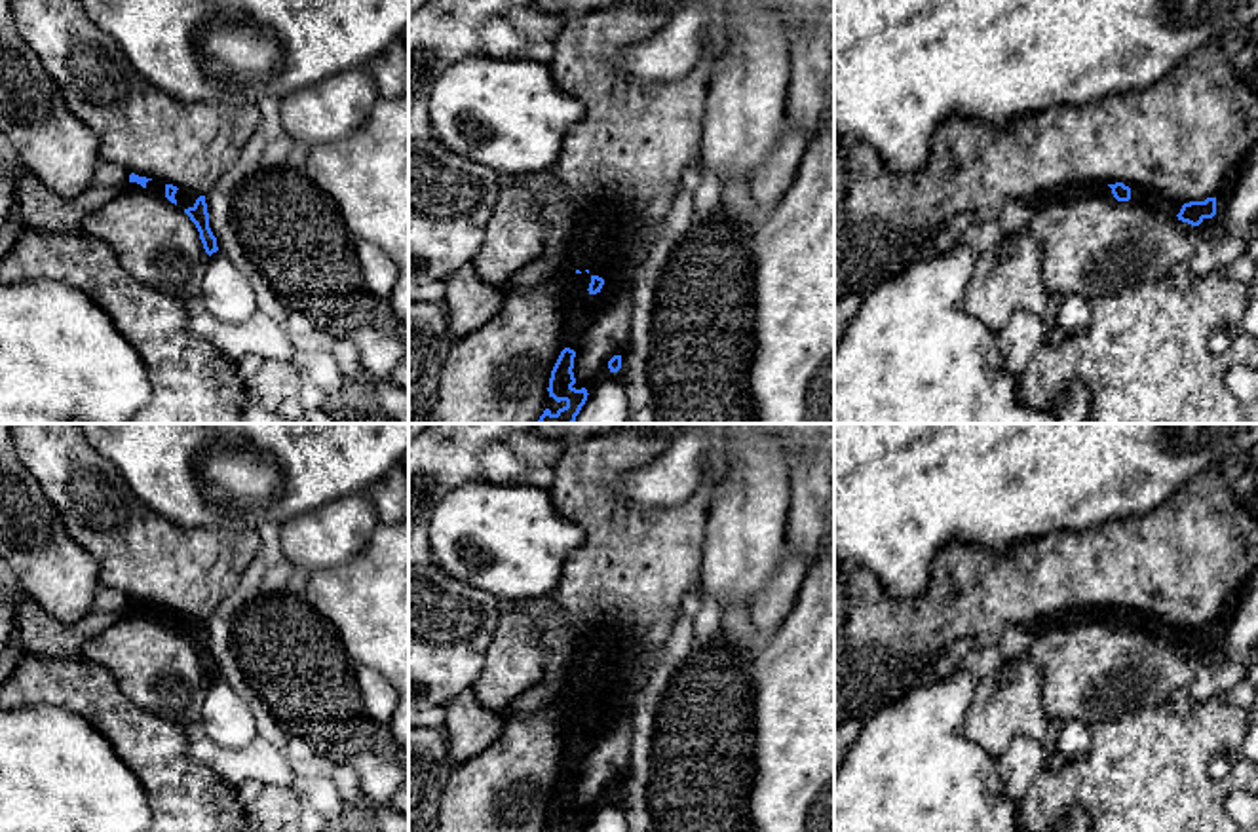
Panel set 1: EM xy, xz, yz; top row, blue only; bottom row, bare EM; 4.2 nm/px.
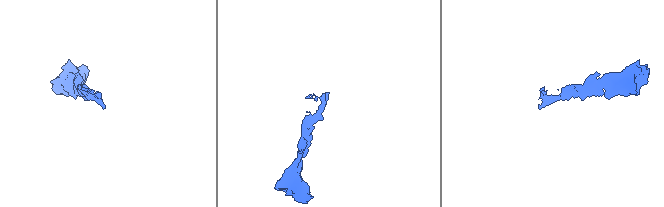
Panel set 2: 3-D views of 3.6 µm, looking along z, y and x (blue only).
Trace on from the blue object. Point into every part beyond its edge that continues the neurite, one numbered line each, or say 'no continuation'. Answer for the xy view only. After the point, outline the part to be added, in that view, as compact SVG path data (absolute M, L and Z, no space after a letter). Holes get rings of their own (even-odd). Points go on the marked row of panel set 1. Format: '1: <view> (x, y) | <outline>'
1: xy (152, 187) | M148 180L144 188L141 184L137 184L137 182L129 182L127 188L129 190L143 190L143 192L154 194L154 196L158 196L162 199L167 199L163 180Z

